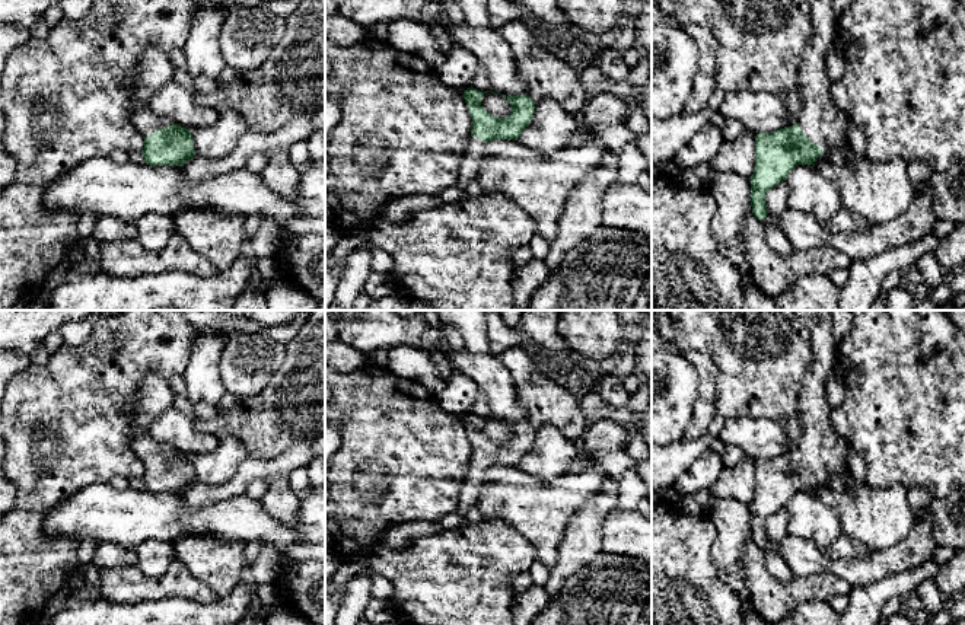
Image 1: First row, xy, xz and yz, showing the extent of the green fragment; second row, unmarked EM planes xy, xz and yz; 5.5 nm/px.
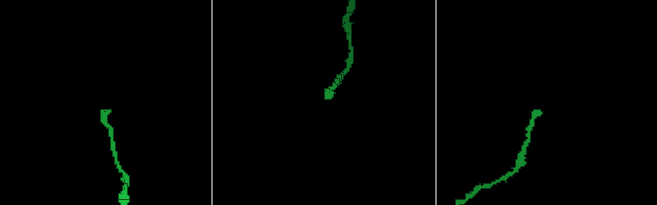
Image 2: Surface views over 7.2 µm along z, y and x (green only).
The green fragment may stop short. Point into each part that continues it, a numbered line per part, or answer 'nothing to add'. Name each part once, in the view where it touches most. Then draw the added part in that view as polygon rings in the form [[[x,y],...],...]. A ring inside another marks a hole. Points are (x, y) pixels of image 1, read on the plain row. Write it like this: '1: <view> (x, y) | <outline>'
1: yz (821, 446) | [[[818,310],[819,322],[810,338],[815,358],[806,373],[800,393],[800,421],[803,434],[797,450],[803,460],[824,478],[848,468],[850,443],[840,436],[831,421],[825,385],[838,369],[838,344],[832,335],[831,310]]]

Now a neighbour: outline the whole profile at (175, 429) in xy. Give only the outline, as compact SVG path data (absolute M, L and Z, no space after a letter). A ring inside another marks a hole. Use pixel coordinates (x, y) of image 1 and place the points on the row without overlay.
M171 406L152 422L150 433L156 441L190 457L214 452L220 441L214 434L197 430L192 417L175 406Z

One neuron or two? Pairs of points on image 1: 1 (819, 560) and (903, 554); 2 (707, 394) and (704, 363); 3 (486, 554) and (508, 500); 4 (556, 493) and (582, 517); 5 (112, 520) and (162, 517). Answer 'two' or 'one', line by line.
1: one
2: one
3: two
4: two
5: one

